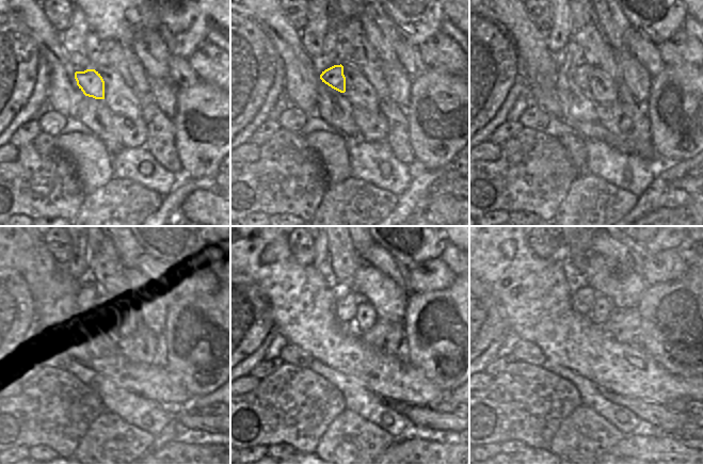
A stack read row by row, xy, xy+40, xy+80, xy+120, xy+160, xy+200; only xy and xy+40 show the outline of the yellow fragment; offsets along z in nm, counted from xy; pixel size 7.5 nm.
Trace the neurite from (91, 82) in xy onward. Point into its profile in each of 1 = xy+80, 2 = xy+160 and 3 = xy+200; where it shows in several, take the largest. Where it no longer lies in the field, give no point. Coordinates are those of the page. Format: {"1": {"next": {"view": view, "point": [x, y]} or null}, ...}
{"1": {"next": {"view": "xy+80", "point": [581, 74]}}, "2": {"next": {"view": "xy+160", "point": [345, 307]}}, "3": {"next": {"view": "xy+200", "point": [584, 298]}}}

